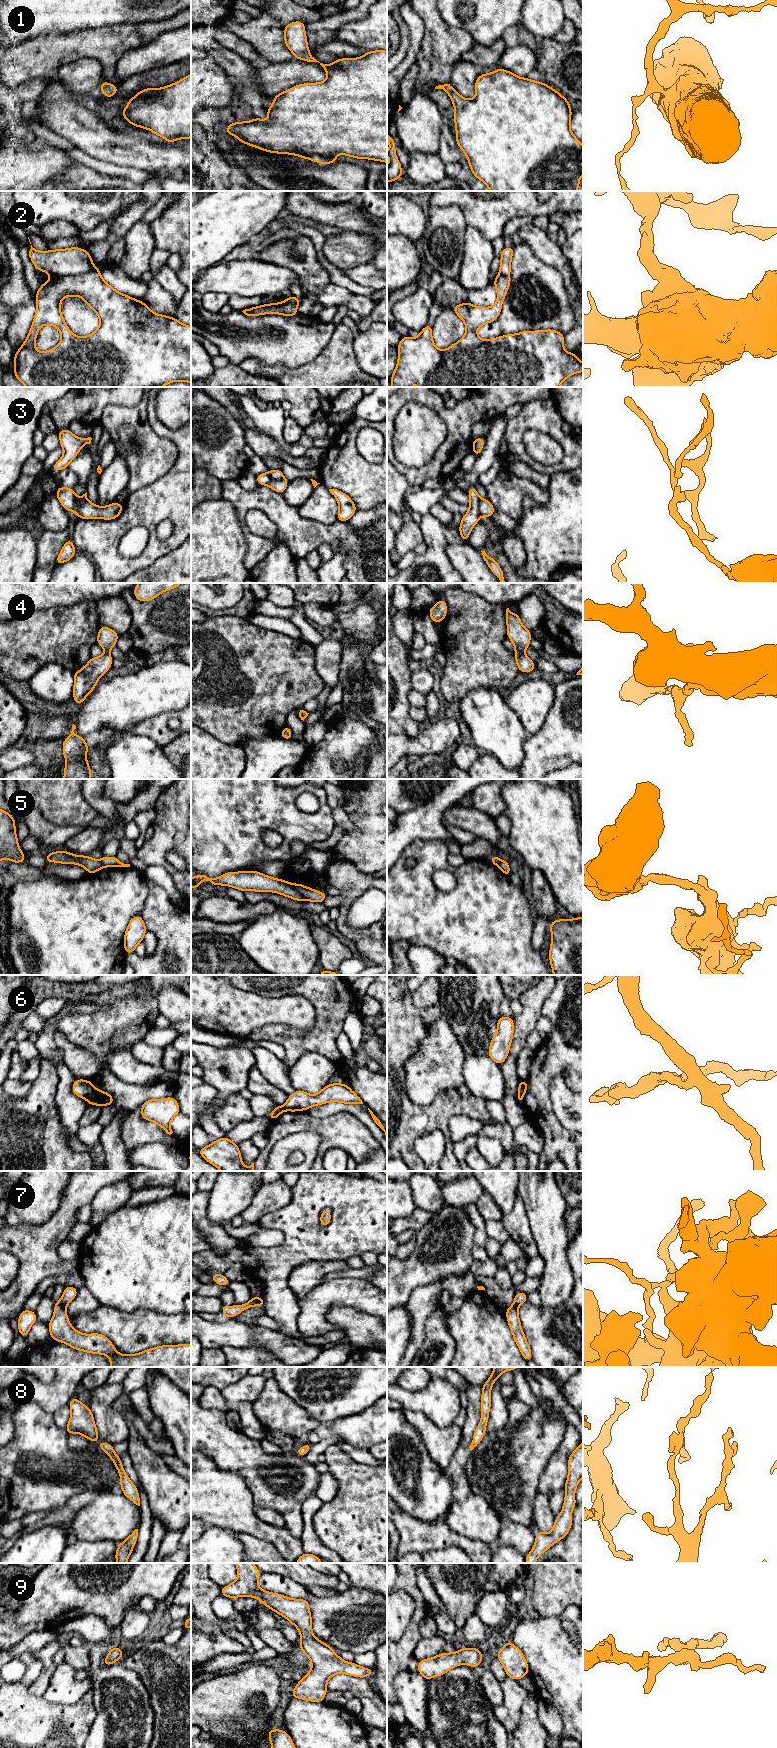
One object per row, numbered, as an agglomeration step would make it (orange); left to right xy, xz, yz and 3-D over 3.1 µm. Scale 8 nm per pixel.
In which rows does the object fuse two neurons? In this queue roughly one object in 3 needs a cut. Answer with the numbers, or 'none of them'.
2, 3, 5, 6

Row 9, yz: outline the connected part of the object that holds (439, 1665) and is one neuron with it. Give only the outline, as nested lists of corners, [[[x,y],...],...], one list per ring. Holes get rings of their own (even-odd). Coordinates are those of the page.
[[[462,1647],[454,1653],[442,1652],[439,1655],[418,1662],[417,1671],[429,1681],[433,1677],[442,1676],[450,1669],[463,1663],[475,1668],[482,1664],[482,1651],[477,1647]]]

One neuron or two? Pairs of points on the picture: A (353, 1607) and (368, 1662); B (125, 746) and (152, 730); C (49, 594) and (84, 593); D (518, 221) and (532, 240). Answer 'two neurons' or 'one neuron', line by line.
A: two neurons
B: two neurons
C: one neuron
D: two neurons

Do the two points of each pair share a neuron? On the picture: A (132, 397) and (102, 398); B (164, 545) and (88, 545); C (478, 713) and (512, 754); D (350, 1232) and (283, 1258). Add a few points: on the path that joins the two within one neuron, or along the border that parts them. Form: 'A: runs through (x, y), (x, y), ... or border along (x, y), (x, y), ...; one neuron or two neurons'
A: runs through (125, 397), (109, 397); one neuron
B: runs through (145, 559), (137, 564), (113, 564), (107, 558); one neuron
C: runs through (488, 723), (504, 739), (506, 744); one neuron
D: runs through (333, 1242), (303, 1242), (300, 1245); one neuron

